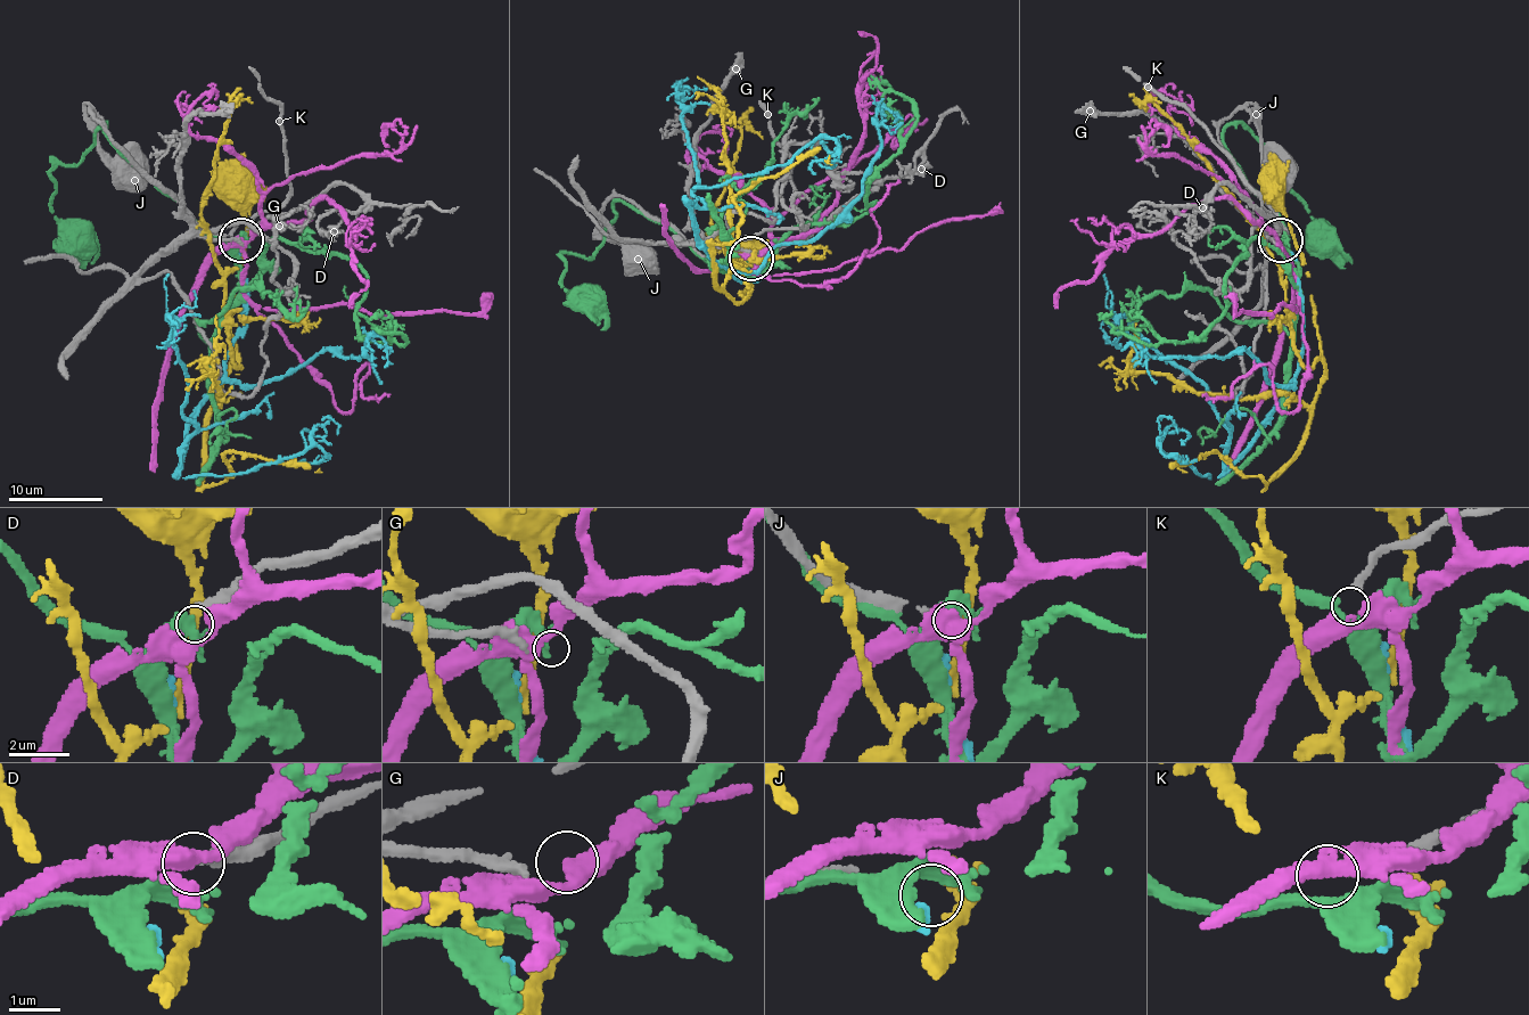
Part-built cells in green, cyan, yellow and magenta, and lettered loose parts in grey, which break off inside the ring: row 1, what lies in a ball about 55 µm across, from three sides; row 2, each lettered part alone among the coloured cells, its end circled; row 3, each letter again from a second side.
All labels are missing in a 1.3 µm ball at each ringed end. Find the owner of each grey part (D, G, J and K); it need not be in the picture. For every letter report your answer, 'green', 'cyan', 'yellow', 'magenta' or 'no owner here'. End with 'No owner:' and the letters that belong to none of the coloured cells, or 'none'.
D: green
G: no owner here
J: no owner here
K: magenta
No owner: G, J

